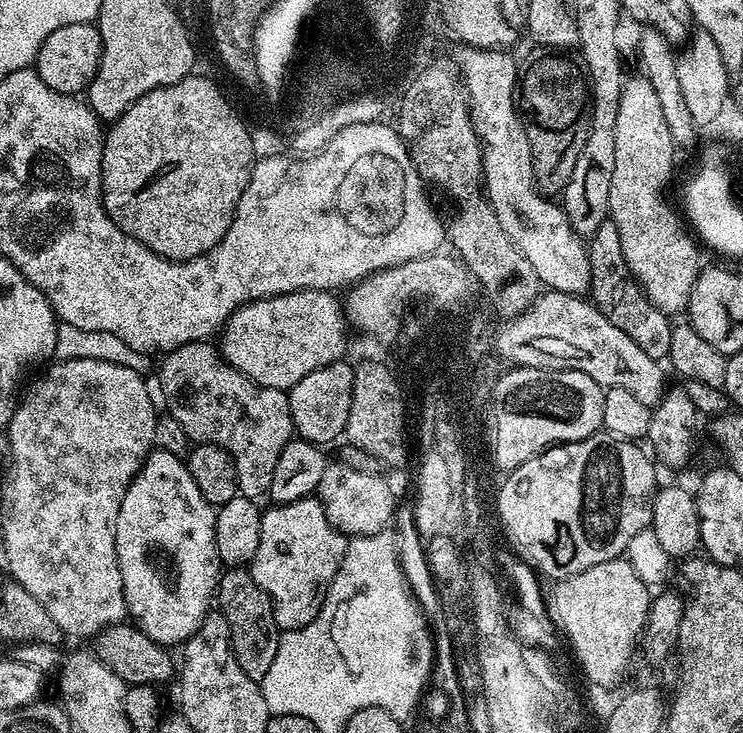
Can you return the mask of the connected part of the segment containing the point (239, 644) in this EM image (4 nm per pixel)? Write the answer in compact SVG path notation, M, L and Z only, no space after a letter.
M239 566L221 571L215 599L218 601L219 615L224 616L230 626L232 649L238 666L242 666L242 674L257 682L264 680L266 670L270 670L270 665L274 663L274 654L278 654L278 642L282 635L282 629L274 618L271 598L262 586L258 586L258 582L254 582L251 571Z

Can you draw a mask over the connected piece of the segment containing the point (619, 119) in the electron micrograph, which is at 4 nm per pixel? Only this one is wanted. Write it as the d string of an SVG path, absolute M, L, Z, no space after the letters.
M643 75L625 79L624 90L620 94L618 110L616 111L616 129L614 130L615 151L614 174L617 176L612 180L611 205L607 213L615 217L618 227L618 238L615 243L621 250L624 258L624 267L630 273L633 280L640 286L641 292L655 308L662 312L675 314L683 313L688 307L691 288L695 280L699 278L702 269L700 252L693 233L685 226L685 223L678 215L677 209L668 205L666 191L662 188L664 182L673 183L672 163L676 160L678 147L672 140L671 132L667 128L666 120L662 114L662 107L658 102L658 94L650 82Z

